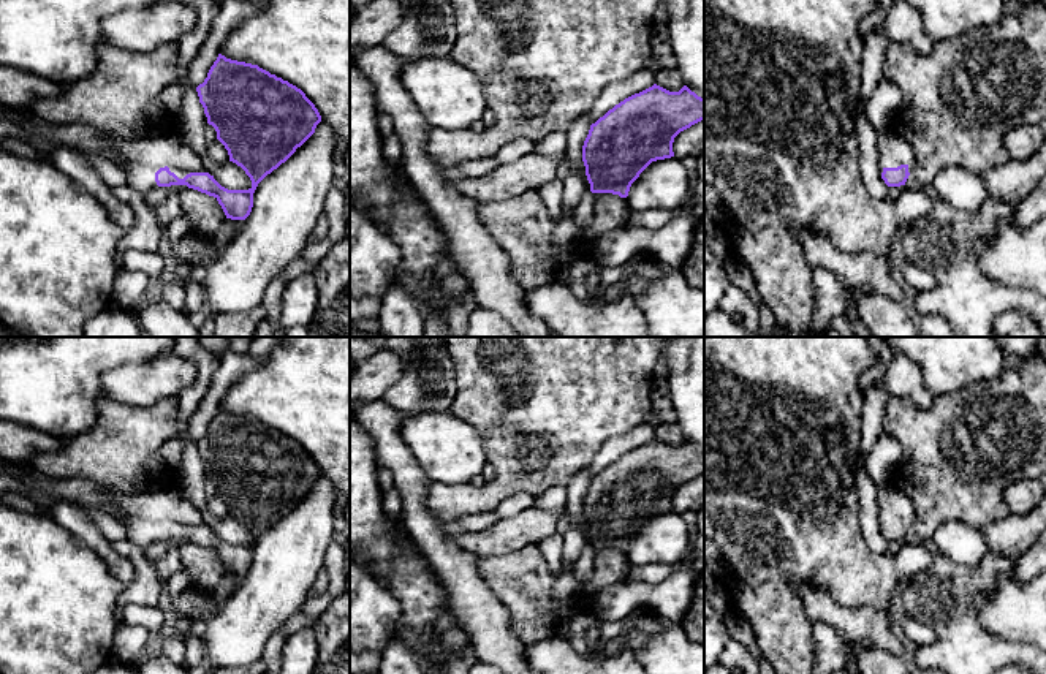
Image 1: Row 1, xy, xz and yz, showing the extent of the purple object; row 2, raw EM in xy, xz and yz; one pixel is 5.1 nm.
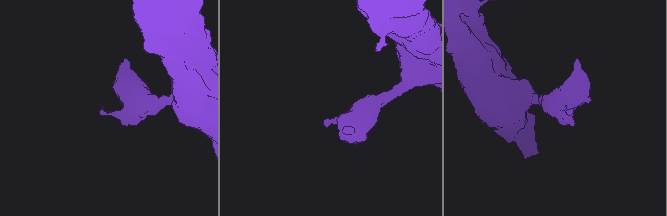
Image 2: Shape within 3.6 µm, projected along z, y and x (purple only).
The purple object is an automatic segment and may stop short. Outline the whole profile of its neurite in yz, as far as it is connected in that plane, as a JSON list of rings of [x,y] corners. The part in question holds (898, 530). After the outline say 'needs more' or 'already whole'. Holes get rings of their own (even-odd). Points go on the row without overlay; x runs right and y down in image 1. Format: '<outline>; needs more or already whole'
[[[878,483],[878,509],[885,538],[888,541],[905,540],[915,522],[915,505],[911,498],[889,483]]]; needs more

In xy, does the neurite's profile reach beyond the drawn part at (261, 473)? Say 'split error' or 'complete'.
split error

